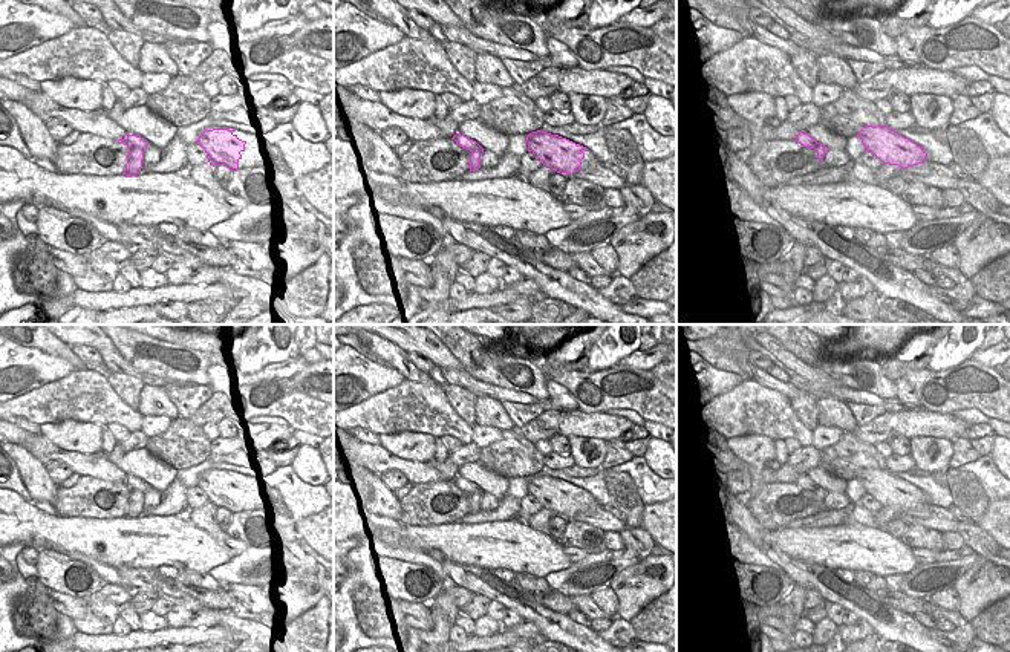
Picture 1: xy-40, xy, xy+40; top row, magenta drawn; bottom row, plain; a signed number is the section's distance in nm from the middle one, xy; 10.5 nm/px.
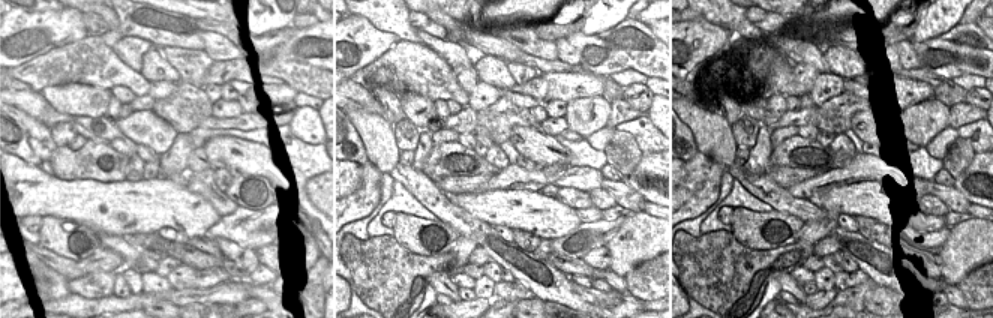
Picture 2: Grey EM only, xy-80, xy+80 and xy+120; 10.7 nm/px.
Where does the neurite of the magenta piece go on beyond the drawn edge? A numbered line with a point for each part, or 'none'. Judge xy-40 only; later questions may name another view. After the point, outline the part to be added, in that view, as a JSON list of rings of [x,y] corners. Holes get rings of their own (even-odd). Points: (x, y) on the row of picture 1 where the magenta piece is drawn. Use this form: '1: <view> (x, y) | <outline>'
1: xy-40 (195, 155) | [[[191,144],[185,148],[185,165],[182,171],[199,167],[208,161],[205,150],[199,144]]]

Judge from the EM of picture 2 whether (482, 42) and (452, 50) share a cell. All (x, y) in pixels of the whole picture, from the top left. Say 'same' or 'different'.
different

